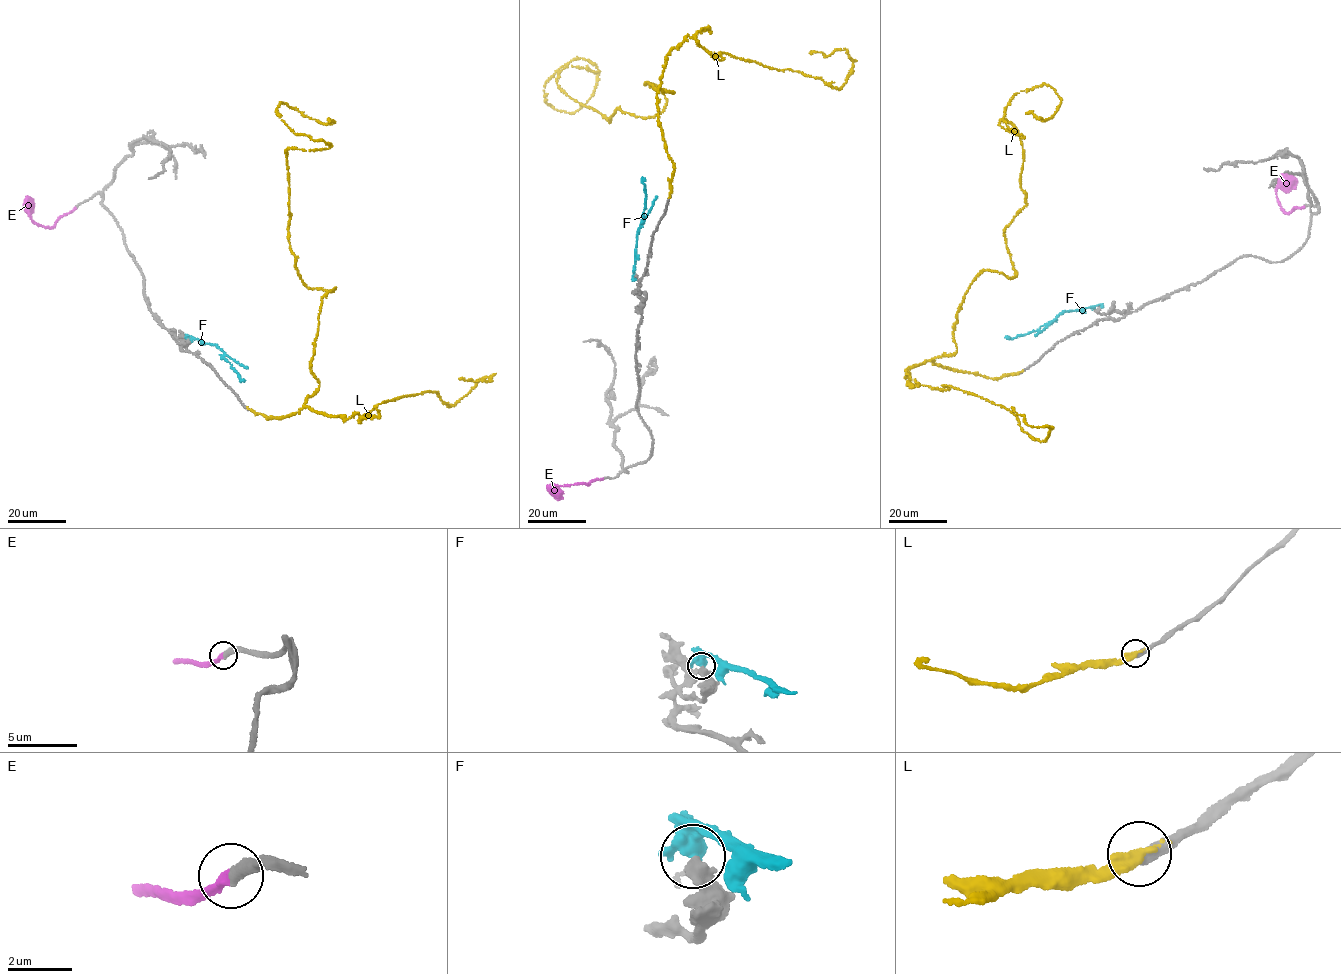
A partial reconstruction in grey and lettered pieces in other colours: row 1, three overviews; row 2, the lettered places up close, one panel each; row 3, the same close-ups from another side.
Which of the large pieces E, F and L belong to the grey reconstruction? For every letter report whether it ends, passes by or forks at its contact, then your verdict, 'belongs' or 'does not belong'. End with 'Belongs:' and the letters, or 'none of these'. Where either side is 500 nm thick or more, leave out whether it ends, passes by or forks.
E: it ends; belongs
F: does not belong
L: does not belong
Belongs: E

